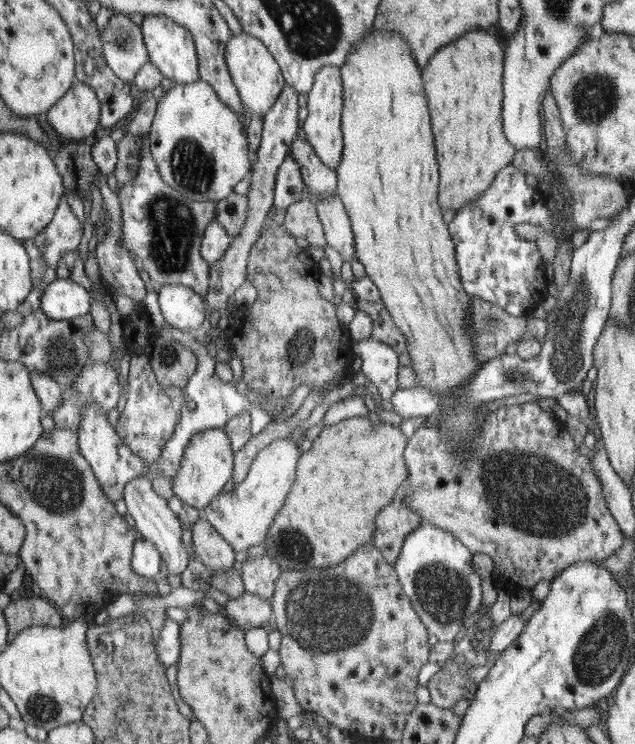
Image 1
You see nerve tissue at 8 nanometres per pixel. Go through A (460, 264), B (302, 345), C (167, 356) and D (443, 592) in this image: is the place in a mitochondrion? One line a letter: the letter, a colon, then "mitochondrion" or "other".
A: other
B: mitochondrion
C: mitochondrion
D: mitochondrion

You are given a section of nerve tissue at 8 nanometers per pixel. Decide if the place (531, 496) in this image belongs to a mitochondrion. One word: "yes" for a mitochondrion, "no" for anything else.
yes

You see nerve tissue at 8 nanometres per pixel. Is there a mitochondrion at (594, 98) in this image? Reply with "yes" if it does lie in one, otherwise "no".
yes

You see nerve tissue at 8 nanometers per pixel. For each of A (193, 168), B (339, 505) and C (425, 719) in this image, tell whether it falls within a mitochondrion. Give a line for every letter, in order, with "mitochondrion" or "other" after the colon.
A: mitochondrion
B: other
C: other

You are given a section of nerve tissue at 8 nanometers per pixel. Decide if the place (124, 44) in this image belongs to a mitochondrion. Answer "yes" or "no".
yes

